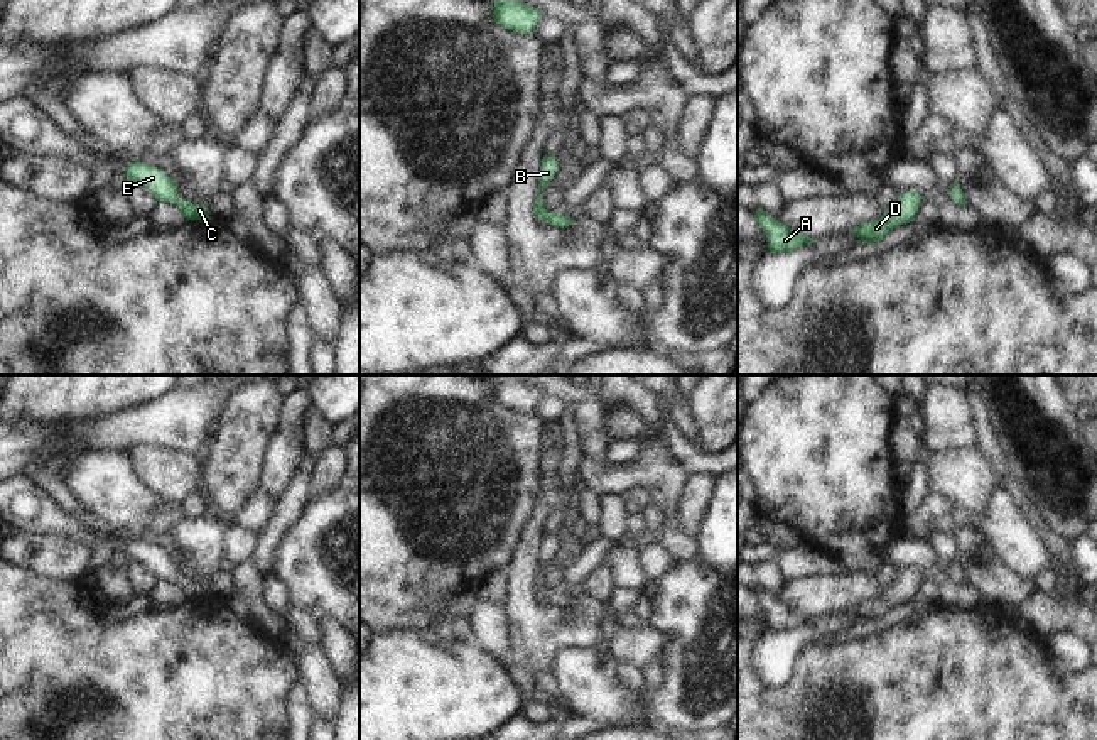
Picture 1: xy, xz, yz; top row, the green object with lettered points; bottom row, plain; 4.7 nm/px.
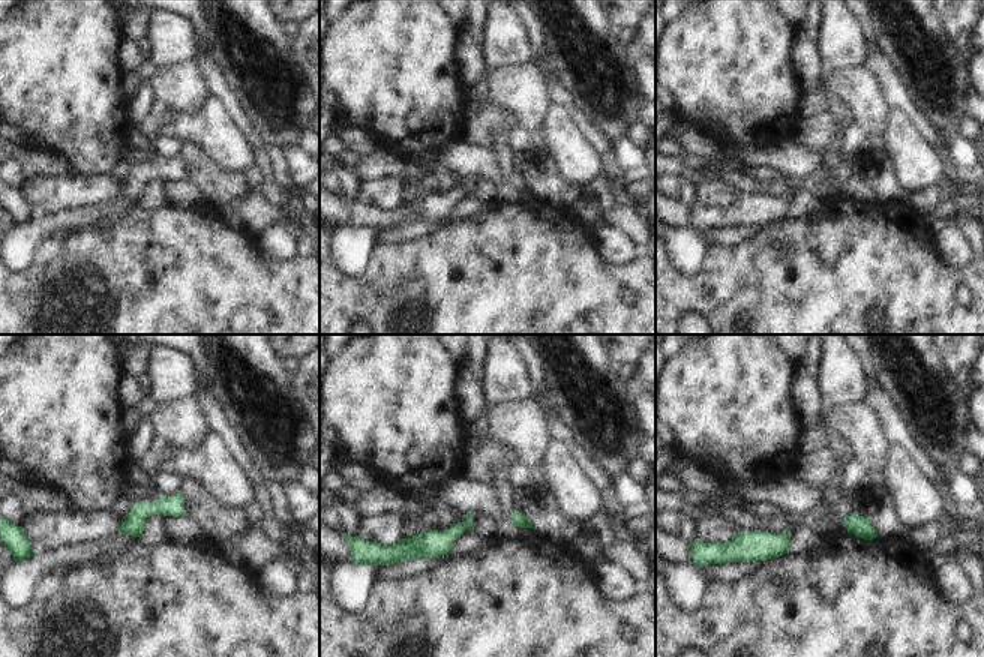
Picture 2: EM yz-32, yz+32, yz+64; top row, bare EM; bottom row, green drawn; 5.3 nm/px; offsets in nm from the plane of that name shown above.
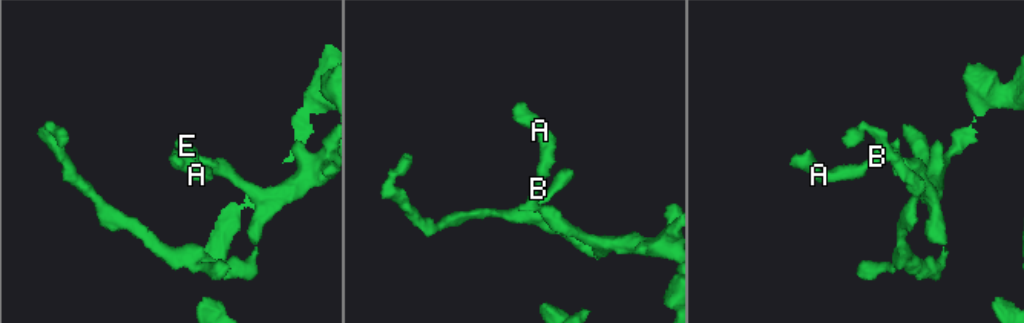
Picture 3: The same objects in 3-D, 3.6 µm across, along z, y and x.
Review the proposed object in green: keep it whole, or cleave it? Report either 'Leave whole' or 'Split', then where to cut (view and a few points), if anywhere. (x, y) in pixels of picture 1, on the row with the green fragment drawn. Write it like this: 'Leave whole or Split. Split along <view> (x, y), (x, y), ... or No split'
Leave whole. No split

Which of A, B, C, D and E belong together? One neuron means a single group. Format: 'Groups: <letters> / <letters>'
Groups: A B C D E

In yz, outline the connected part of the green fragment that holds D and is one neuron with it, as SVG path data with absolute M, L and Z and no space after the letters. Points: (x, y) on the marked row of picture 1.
M906 191L900 194L891 208L884 209L881 218L861 223L852 231L862 243L879 242L894 226L913 221L921 199L916 191Z

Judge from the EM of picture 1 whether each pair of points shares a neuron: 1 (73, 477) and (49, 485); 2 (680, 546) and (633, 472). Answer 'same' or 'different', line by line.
1: different
2: same

